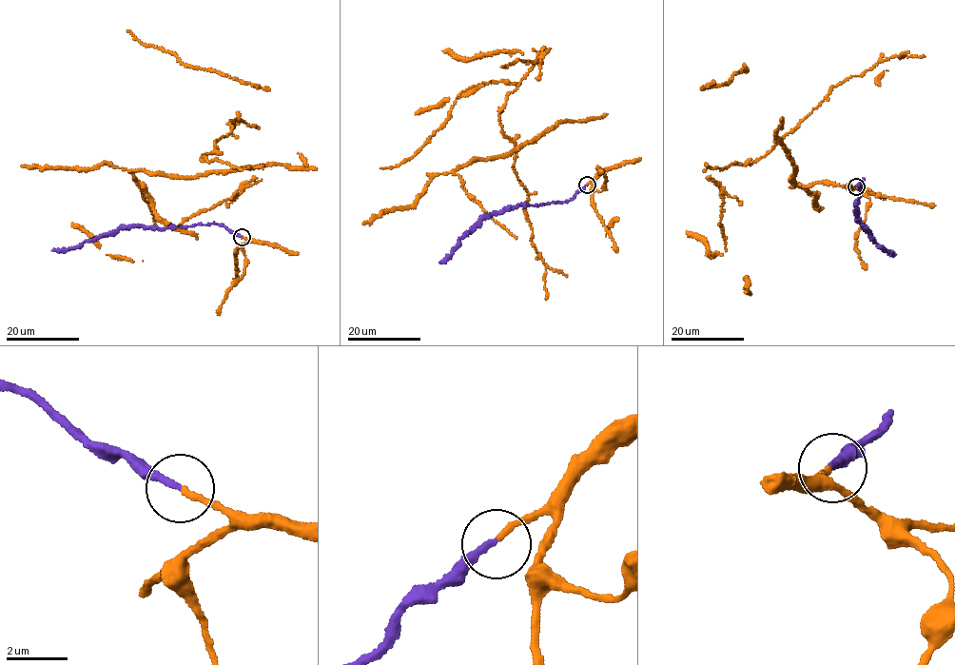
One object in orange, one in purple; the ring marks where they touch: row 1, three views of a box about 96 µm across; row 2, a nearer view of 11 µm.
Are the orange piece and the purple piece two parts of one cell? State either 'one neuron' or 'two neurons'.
one neuron

